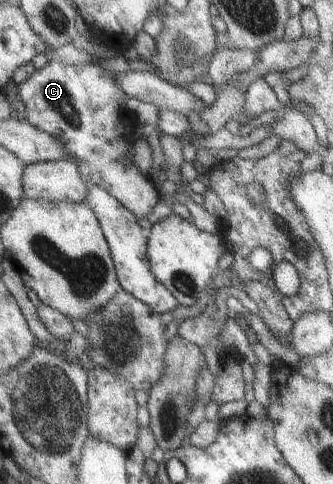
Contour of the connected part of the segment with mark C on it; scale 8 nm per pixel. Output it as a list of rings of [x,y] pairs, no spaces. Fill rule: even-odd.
[[[48,60],[43,68],[17,85],[16,92],[26,111],[25,121],[63,142],[84,182],[101,186],[137,218],[151,211],[159,201],[158,184],[141,174],[131,161],[123,160],[130,139],[119,124],[118,108],[121,112],[127,97],[115,84],[111,72],[92,63],[67,66]]]

